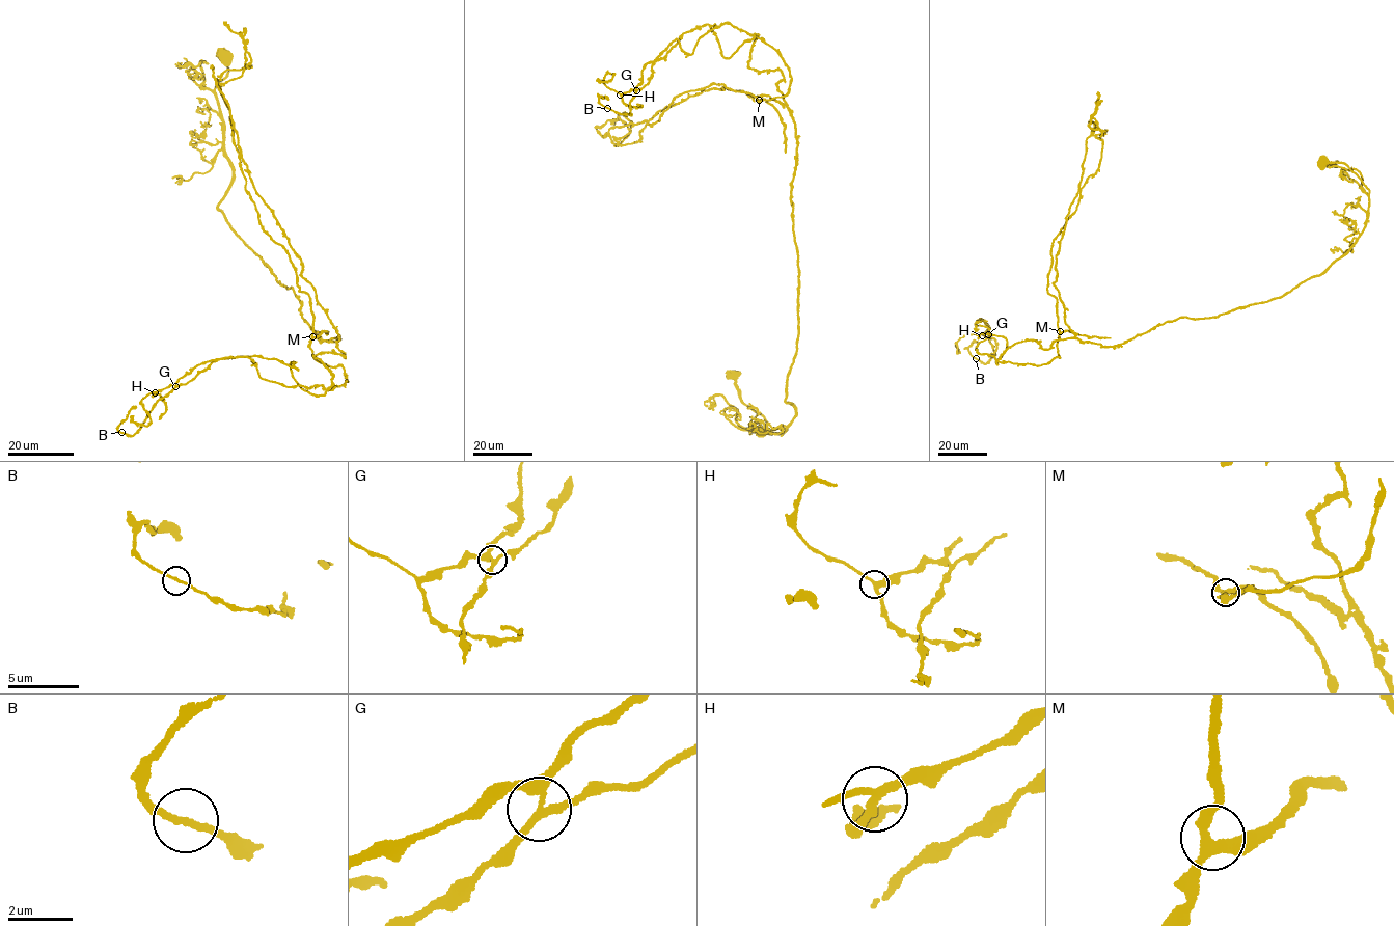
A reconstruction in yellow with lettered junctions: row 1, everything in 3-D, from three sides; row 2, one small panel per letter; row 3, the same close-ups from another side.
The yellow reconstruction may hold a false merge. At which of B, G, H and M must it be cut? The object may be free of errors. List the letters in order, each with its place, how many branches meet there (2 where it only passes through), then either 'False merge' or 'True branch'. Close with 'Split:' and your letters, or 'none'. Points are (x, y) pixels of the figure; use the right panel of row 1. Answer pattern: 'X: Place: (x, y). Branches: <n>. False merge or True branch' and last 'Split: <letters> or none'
B: Place: (976, 358). Branches: 2. True branch
G: Place: (988, 334). Branches: 4. False merge
H: Place: (982, 335). Branches: 3. True branch
M: Place: (1060, 331). Branches: 3. True branch
Split: G

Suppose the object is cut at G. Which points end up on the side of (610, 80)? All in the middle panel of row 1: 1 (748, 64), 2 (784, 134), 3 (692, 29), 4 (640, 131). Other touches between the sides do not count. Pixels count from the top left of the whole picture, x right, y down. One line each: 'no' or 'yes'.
1: yes
2: no
3: yes
4: no

